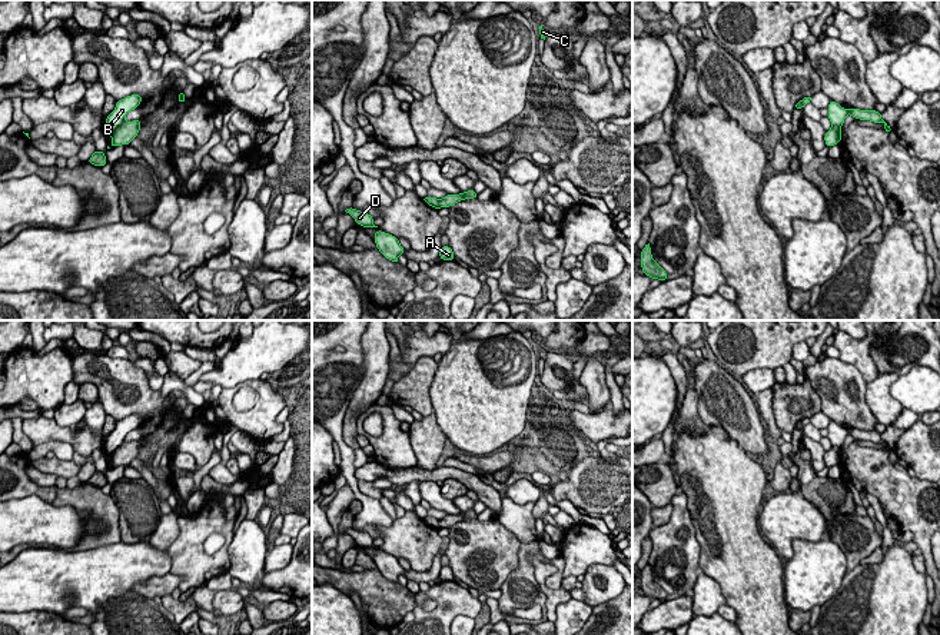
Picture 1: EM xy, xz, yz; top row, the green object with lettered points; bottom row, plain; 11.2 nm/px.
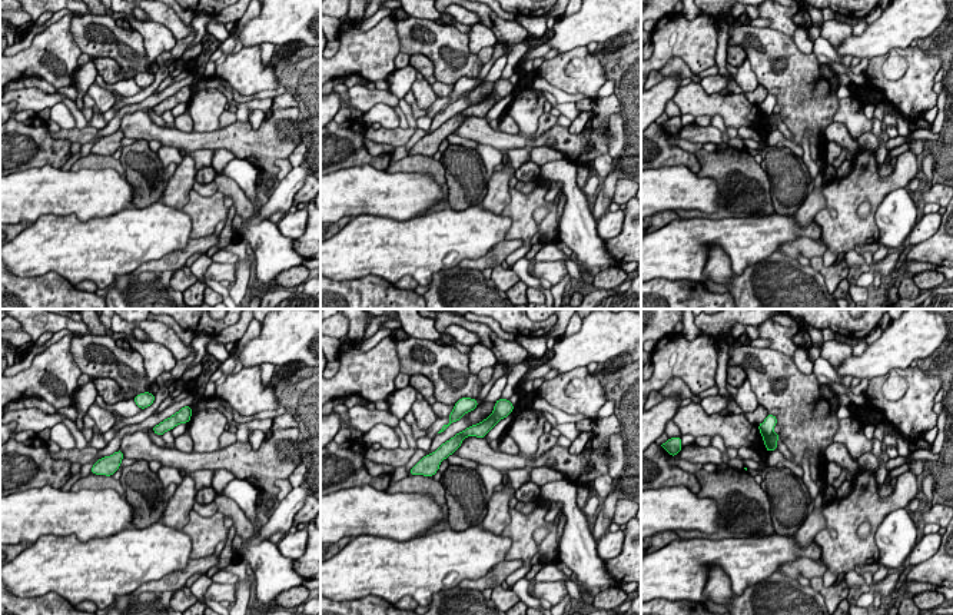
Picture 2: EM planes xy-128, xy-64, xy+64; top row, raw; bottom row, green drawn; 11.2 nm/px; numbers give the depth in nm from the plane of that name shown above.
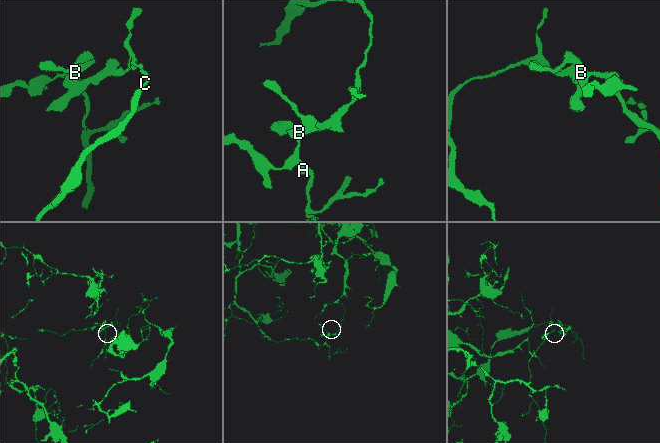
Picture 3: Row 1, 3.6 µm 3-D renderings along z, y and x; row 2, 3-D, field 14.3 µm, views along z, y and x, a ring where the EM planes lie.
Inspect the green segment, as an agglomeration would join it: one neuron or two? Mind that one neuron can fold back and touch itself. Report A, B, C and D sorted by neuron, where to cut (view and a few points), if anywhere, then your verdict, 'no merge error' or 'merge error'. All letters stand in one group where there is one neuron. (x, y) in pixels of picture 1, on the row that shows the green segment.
A B D / C; cut in xy along (123, 122), (110, 133); merge error

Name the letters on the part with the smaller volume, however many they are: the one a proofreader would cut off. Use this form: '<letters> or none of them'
A, B, D

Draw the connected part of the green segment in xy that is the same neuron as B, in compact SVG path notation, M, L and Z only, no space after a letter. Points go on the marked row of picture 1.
M130 94L122 100L117 100L114 110L104 122L106 134L112 134L123 123L126 114L139 107L142 100L143 97L140 94Z

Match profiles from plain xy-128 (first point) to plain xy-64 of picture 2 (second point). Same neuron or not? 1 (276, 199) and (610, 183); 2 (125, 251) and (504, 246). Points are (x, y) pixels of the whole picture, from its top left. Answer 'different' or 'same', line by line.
1: same
2: different

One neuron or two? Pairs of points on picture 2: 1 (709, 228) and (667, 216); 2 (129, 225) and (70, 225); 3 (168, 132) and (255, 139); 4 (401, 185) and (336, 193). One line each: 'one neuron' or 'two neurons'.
1: two neurons
2: one neuron
3: one neuron
4: one neuron

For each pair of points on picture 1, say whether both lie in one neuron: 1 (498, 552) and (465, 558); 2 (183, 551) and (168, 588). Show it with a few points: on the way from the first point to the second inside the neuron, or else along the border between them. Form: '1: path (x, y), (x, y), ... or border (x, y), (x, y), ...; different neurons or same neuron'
1: path (490, 552), (474, 558); same neuron
2: border (169, 572), (178, 574), (182, 578), (179, 585); different neurons

